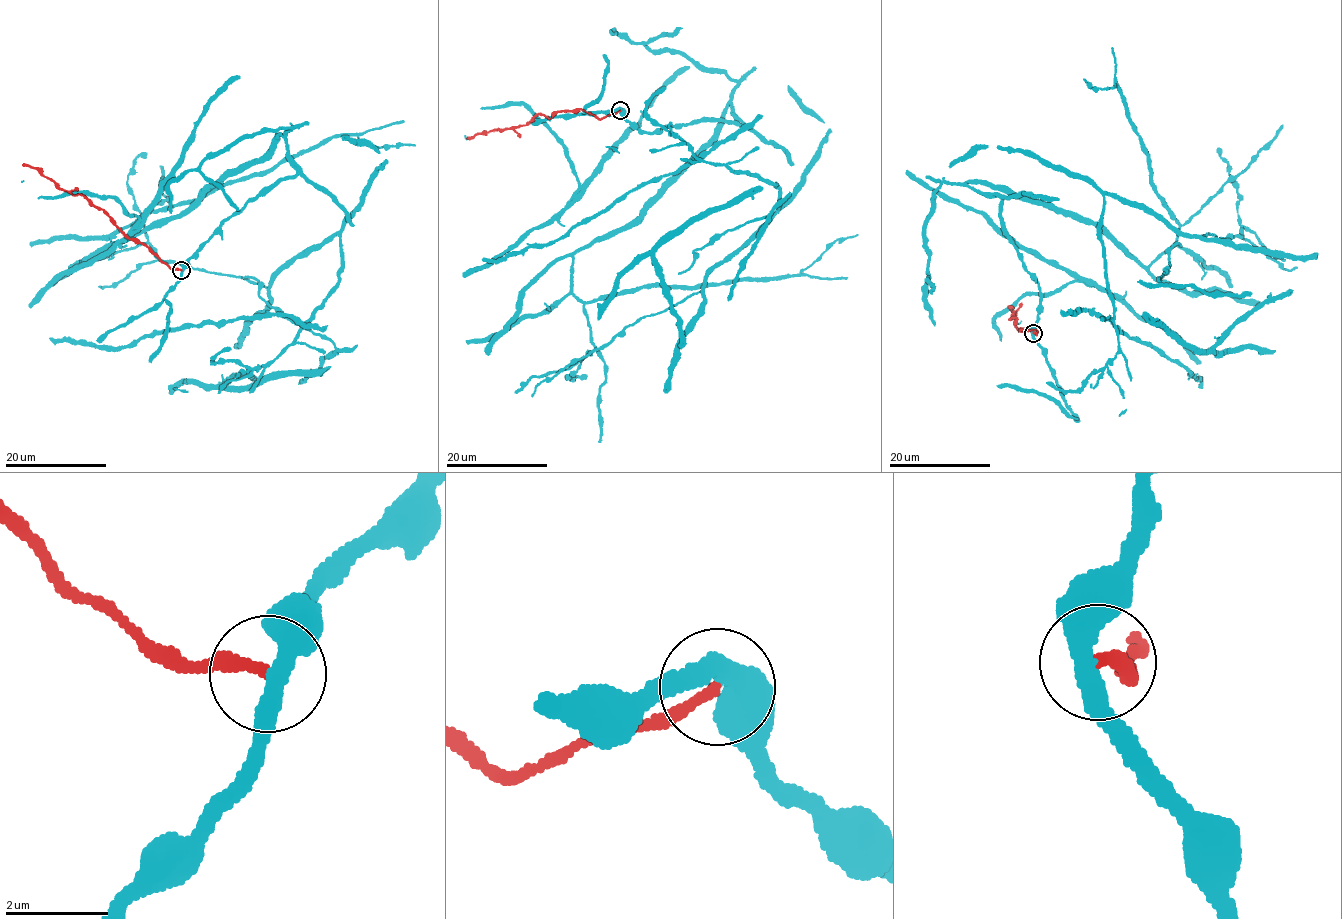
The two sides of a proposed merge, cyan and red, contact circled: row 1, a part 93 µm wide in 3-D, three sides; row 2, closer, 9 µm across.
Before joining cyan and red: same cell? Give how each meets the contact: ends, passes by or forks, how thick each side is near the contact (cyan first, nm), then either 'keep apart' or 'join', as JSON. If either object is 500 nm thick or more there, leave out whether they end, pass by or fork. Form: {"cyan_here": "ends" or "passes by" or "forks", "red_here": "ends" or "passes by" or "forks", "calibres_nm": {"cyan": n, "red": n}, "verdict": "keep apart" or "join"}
{"cyan_here": "passes by", "red_here": "ends", "calibres_nm": {"cyan": 400, "red": 200}, "verdict": "keep apart"}

